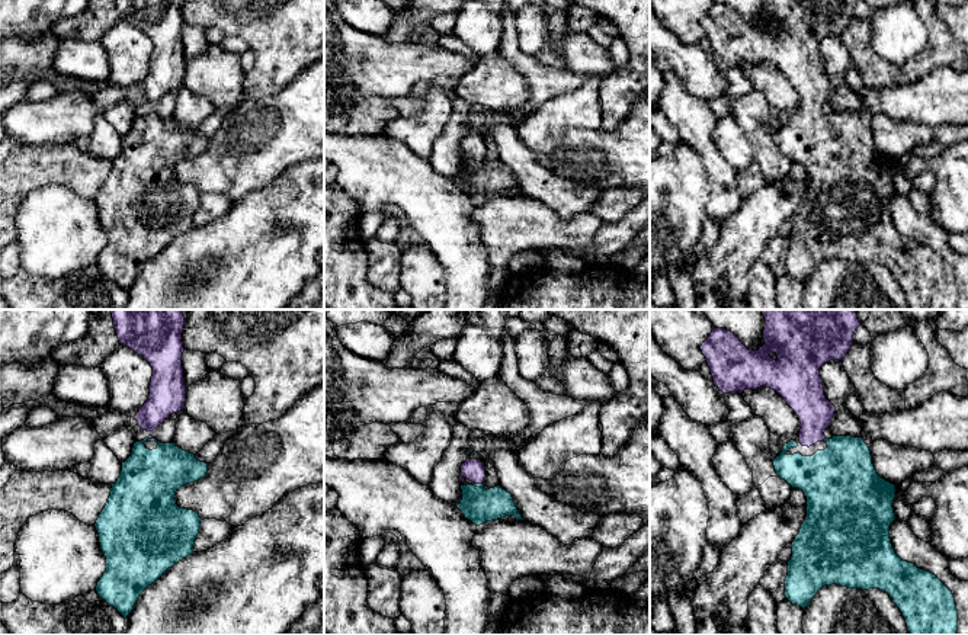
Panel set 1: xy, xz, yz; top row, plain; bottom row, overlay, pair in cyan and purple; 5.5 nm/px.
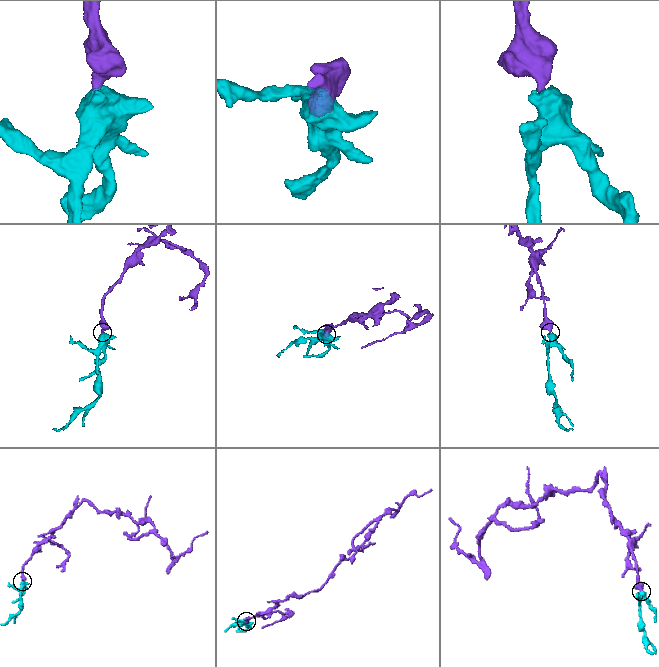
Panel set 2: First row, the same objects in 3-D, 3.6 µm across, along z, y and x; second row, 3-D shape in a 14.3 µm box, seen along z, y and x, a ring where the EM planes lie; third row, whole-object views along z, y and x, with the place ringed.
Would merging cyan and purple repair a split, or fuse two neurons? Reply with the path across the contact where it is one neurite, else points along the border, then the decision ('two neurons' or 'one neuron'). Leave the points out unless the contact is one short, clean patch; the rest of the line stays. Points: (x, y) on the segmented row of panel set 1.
runs through xz (478, 504), (478, 484), (473, 470); one neuron

